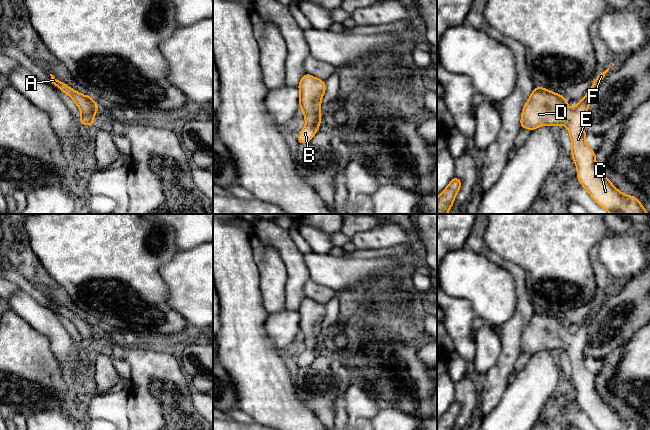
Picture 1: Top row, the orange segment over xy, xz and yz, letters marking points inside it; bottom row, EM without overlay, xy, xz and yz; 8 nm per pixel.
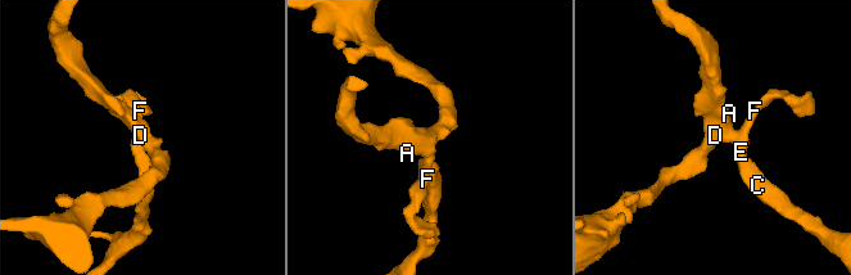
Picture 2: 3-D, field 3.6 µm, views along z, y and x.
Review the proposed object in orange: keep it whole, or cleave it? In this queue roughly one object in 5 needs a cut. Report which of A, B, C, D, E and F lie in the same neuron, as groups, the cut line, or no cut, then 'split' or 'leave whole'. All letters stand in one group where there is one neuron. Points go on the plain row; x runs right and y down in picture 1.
A B C D E F | no cut | leave whole

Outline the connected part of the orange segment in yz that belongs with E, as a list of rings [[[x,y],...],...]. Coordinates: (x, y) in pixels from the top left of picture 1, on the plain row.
[[[610,292],[606,293],[594,304],[590,314],[586,317],[581,325],[576,327],[576,330],[573,333],[568,331],[565,321],[558,317],[551,316],[546,312],[536,310],[522,333],[520,351],[532,355],[544,349],[561,350],[565,348],[572,366],[571,378],[572,383],[577,391],[577,403],[584,413],[589,417],[592,423],[599,430],[643,430],[635,420],[625,419],[614,411],[612,406],[606,402],[604,397],[597,390],[595,376],[588,371],[585,366],[587,358],[584,354],[584,348],[587,335],[594,316],[600,310],[605,298],[609,295],[609,293]]]

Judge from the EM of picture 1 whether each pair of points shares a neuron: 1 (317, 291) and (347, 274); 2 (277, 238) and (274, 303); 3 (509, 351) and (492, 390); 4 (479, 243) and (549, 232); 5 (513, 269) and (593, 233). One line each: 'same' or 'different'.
1: different
2: different
3: same
4: different
5: different

